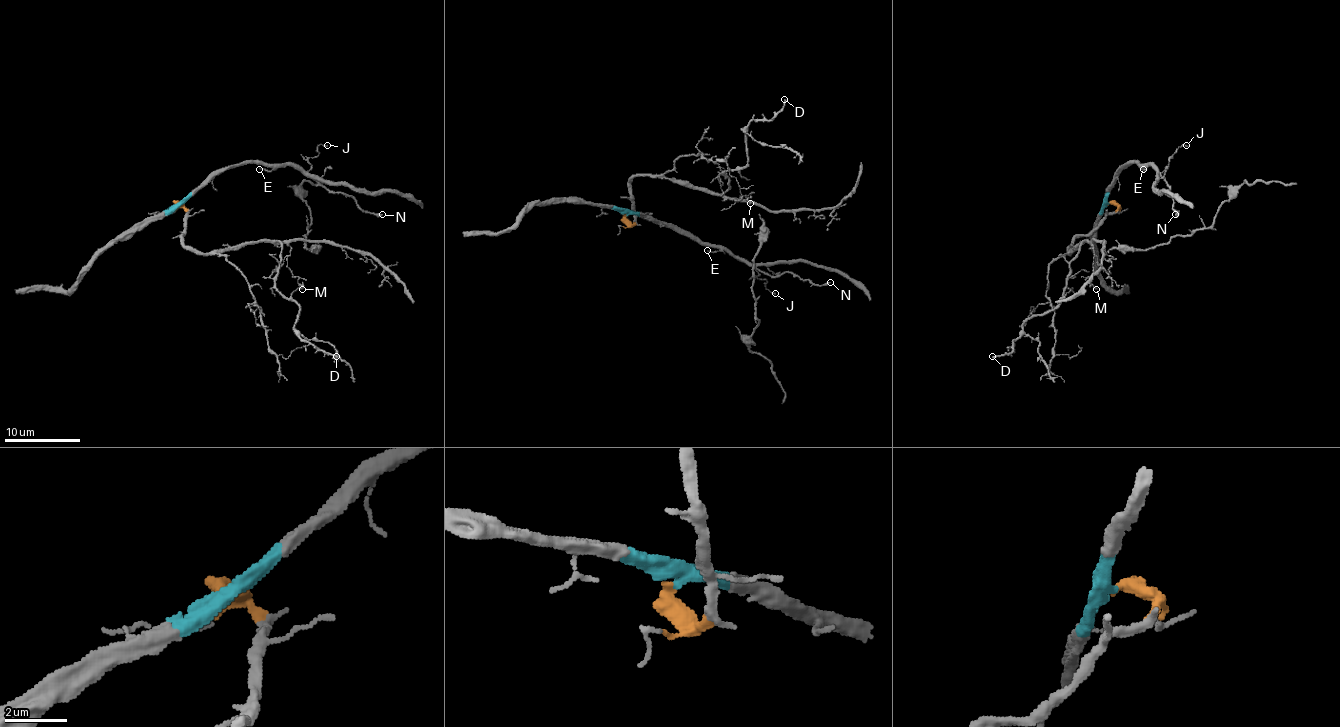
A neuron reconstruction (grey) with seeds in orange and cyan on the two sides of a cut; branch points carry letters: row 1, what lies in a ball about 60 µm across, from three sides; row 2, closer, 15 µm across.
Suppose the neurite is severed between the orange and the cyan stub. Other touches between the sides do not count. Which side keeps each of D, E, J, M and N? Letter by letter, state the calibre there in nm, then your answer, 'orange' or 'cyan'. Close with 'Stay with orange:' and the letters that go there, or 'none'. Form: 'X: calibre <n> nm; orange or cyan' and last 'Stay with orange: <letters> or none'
D: calibre 170 nm; orange
E: calibre 120 nm; cyan
J: calibre 130 nm; cyan
M: calibre 90 nm; orange
N: calibre 260 nm; cyan
Stay with orange: D, M

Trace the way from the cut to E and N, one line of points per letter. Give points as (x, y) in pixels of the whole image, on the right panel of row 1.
E: (1108, 202), (1106, 195), (1129, 162), (1135, 162), (1142, 168)
N: (1108, 202), (1106, 195), (1118, 174), (1129, 162), (1150, 164), (1169, 185), (1165, 193), (1179, 214), (1175, 214)

